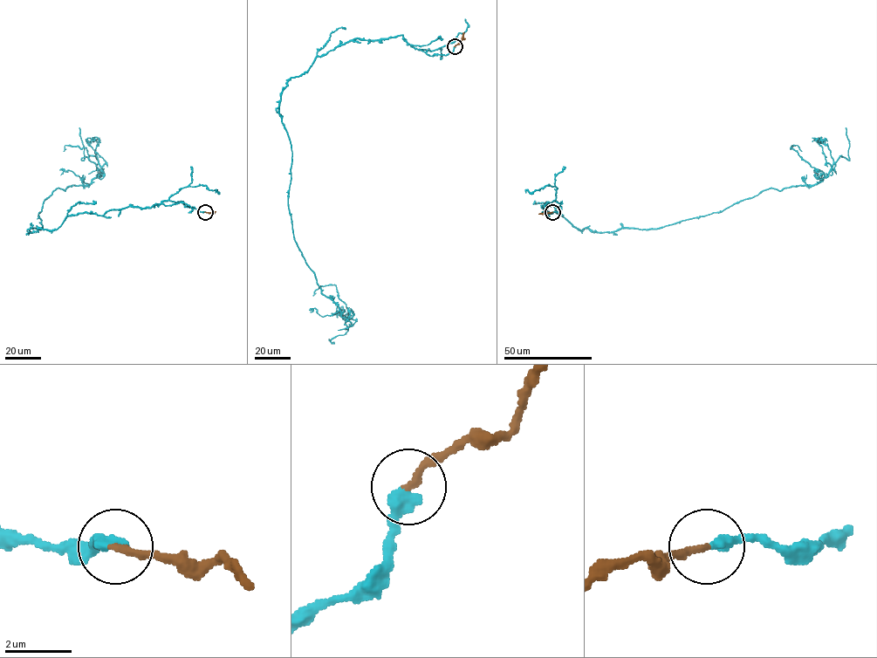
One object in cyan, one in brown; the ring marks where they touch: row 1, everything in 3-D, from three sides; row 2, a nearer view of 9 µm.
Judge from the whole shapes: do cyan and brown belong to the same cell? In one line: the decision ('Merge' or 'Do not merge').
Merge

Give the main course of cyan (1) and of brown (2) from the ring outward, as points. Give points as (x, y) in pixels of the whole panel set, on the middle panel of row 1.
1: (455, 46), (429, 56), (401, 35), (354, 38), (281, 93), (293, 236), (351, 322), (328, 339)
2: (455, 46), (460, 43), (463, 32)

